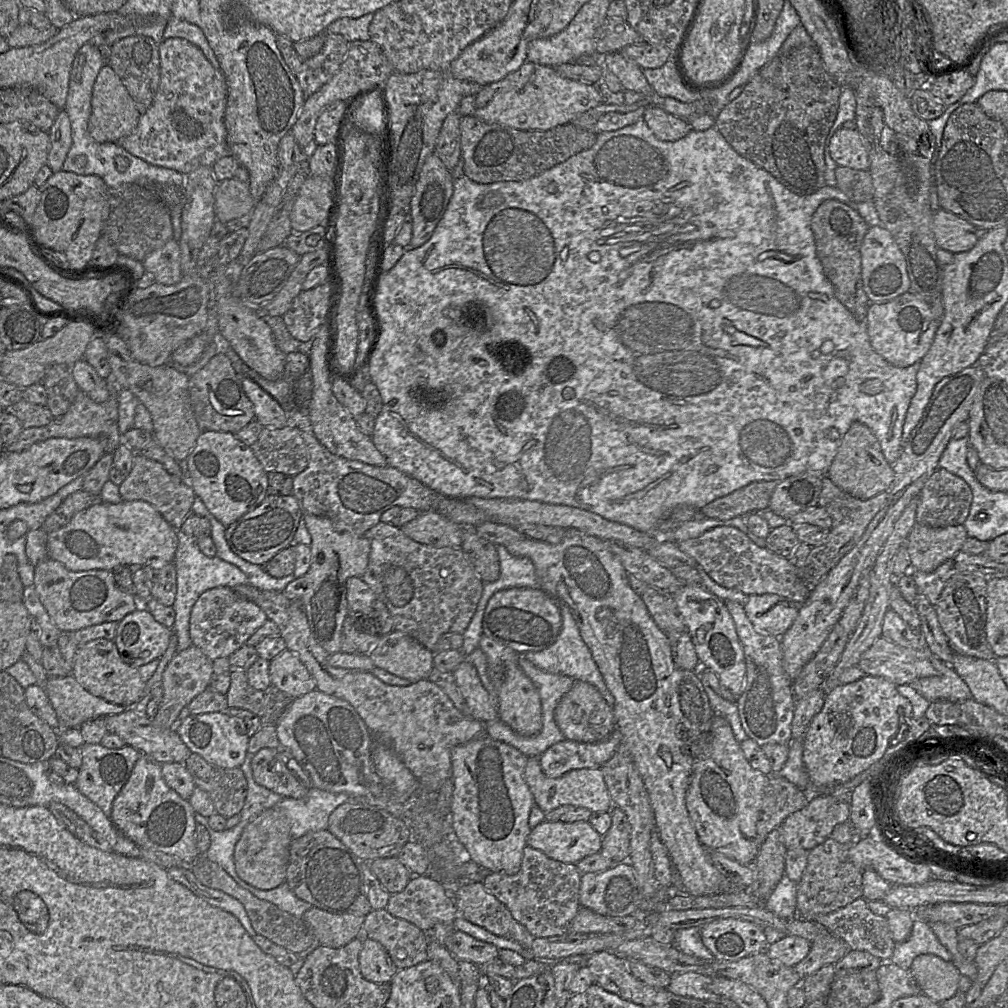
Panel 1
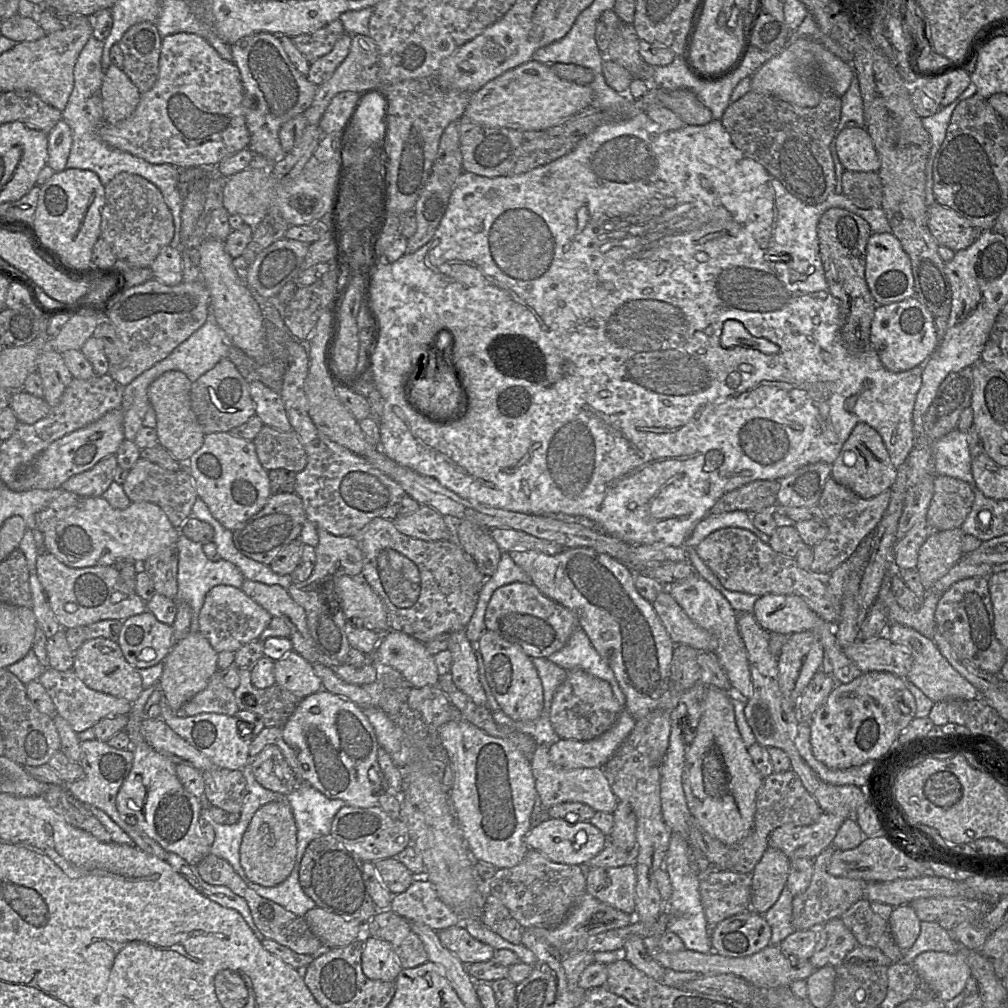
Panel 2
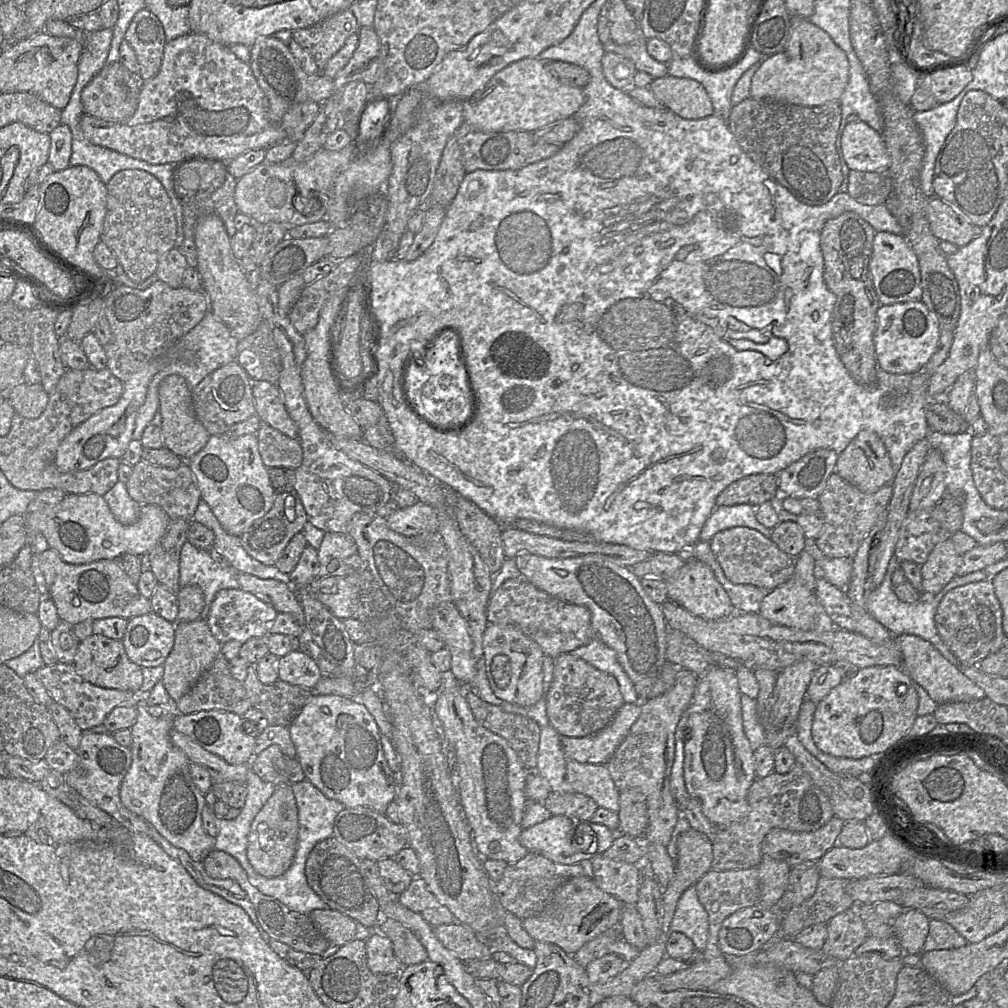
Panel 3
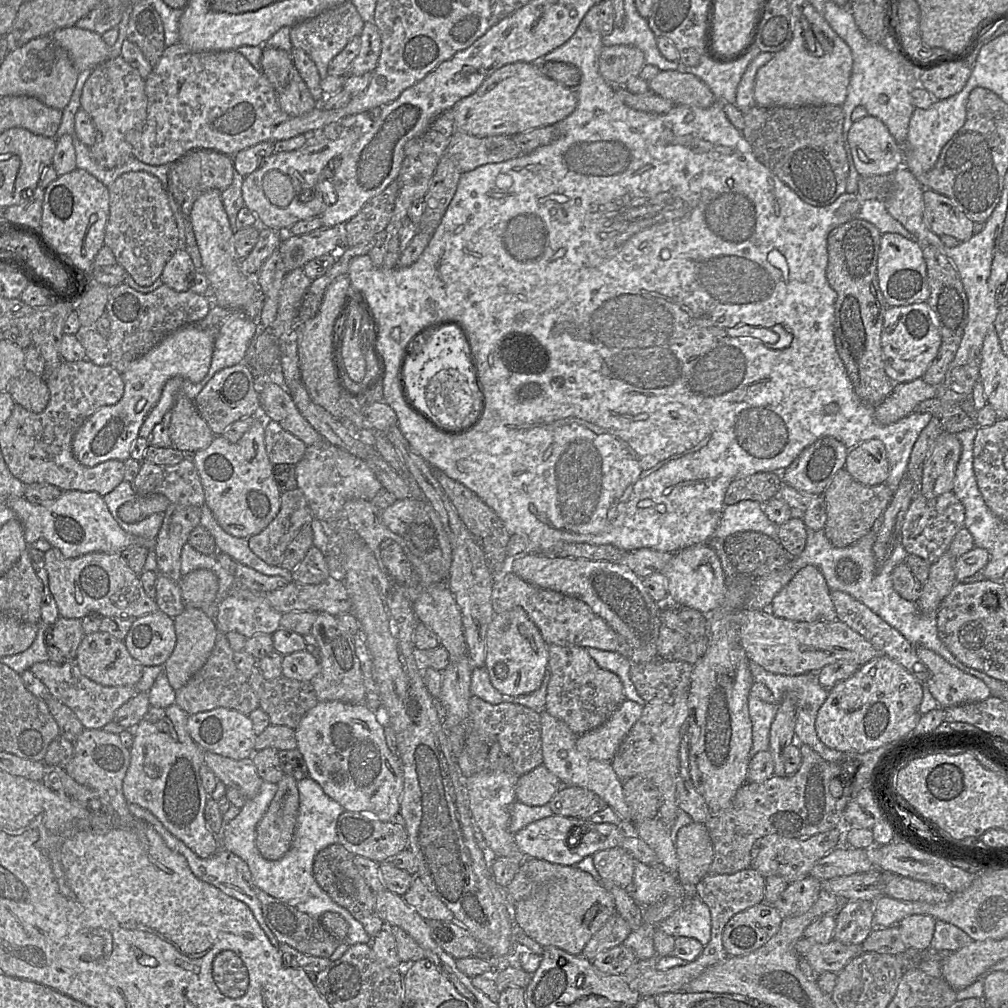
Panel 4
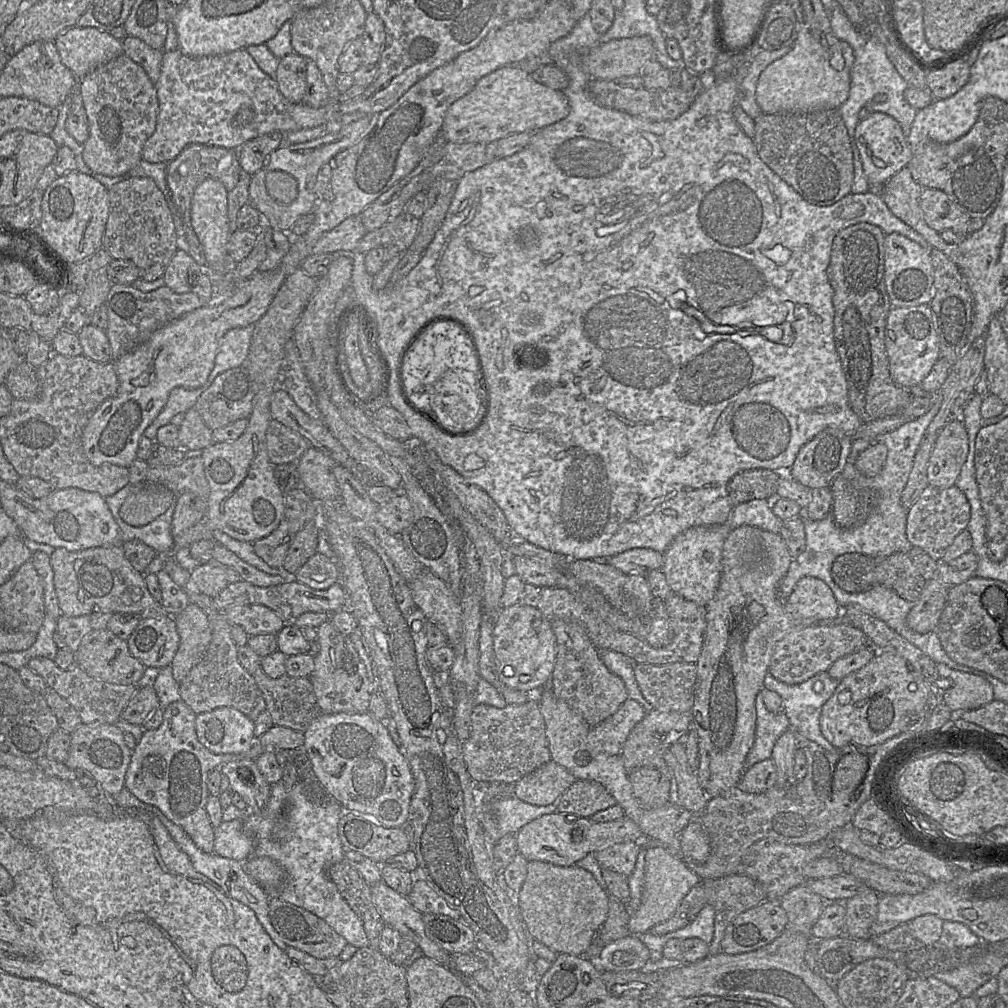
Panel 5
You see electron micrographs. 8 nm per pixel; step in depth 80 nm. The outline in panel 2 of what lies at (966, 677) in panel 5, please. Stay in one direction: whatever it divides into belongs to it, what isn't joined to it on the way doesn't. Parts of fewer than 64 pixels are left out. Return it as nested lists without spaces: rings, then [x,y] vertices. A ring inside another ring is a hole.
[[[888,624],[884,633],[890,641],[902,646],[912,657],[912,666],[906,681],[920,689],[934,703],[947,699],[973,700],[980,697],[978,689],[962,677],[942,656],[934,641],[916,630],[900,625]]]

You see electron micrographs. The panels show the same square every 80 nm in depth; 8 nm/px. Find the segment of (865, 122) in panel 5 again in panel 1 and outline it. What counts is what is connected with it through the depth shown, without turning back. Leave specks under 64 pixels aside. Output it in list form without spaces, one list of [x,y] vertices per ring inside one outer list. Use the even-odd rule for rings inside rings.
[[[839,128],[829,142],[829,152],[838,166],[855,170],[869,169],[868,151],[857,129]]]

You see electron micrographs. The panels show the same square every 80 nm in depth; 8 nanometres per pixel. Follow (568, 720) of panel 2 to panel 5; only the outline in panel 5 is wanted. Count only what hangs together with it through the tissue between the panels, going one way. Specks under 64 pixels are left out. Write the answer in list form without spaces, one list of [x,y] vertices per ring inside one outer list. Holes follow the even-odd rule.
[[[551,620],[555,635],[556,656],[549,680],[555,696],[594,727],[614,714],[627,699],[627,690],[620,677],[613,674],[599,657],[599,650],[589,639],[584,627],[575,621]]]

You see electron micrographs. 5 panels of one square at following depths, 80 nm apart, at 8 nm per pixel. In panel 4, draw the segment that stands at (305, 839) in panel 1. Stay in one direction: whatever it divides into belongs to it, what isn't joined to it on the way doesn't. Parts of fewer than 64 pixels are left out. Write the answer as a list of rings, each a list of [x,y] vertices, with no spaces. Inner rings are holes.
[[[332,844],[317,853],[313,862],[313,876],[321,889],[338,905],[359,921],[373,938],[386,927],[376,912],[375,893],[371,890],[353,861],[354,855],[341,844]]]

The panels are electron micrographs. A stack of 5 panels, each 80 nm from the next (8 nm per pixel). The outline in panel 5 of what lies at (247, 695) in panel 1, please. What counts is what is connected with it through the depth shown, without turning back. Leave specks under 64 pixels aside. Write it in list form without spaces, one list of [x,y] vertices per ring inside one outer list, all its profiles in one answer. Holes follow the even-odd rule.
[[[260,666],[257,667],[252,676],[263,694],[266,711],[271,715],[274,725],[305,732],[310,724],[322,713],[309,677],[283,675],[273,679]]]

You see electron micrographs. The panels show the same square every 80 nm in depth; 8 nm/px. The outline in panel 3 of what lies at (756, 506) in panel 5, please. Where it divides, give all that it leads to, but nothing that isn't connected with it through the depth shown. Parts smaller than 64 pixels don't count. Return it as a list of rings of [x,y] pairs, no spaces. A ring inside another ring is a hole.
[[[748,504],[716,507],[704,523],[699,541],[711,541],[713,536],[723,530],[743,526],[757,530],[770,538],[772,530],[760,524],[755,517],[755,507]]]

